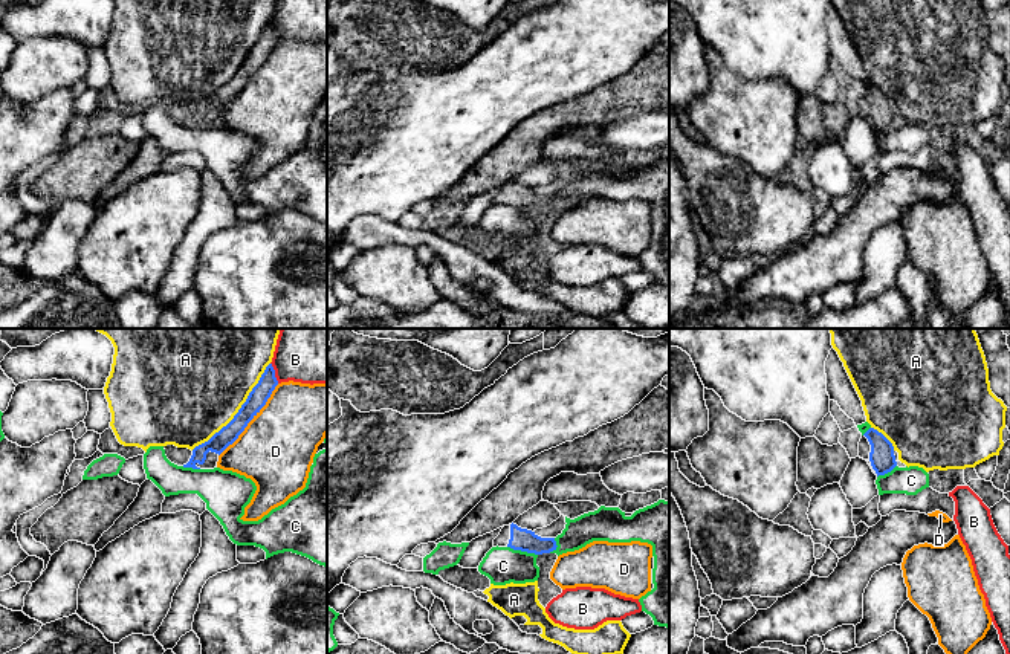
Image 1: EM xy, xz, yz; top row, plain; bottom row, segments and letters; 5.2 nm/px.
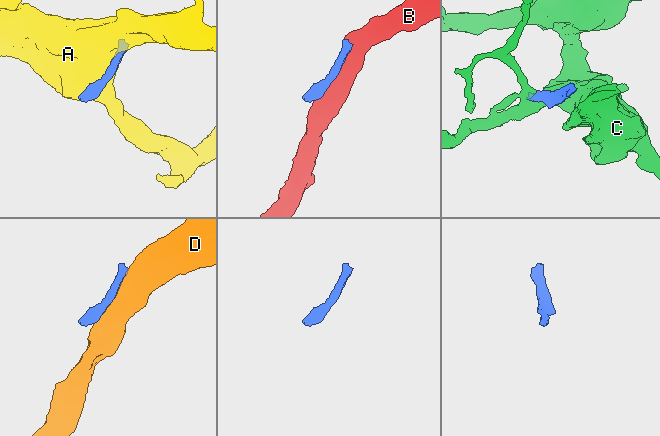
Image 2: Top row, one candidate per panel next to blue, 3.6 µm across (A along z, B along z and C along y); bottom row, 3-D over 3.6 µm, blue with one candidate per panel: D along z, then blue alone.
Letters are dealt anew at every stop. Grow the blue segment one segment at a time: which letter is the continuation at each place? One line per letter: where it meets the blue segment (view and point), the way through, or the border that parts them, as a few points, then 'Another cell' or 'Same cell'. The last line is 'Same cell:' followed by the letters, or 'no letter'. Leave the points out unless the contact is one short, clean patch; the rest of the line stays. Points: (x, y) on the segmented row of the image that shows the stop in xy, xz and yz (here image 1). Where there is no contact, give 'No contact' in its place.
A: Touches blue at xy (239, 411). Another cell
B: Touches blue at xy (274, 373). Another cell
C: Touches blue at xz (523, 550). Boundary: xz (508, 546), (537, 555). Another cell
D: Touches blue at xy (251, 419). Another cell
Same cell: no letter

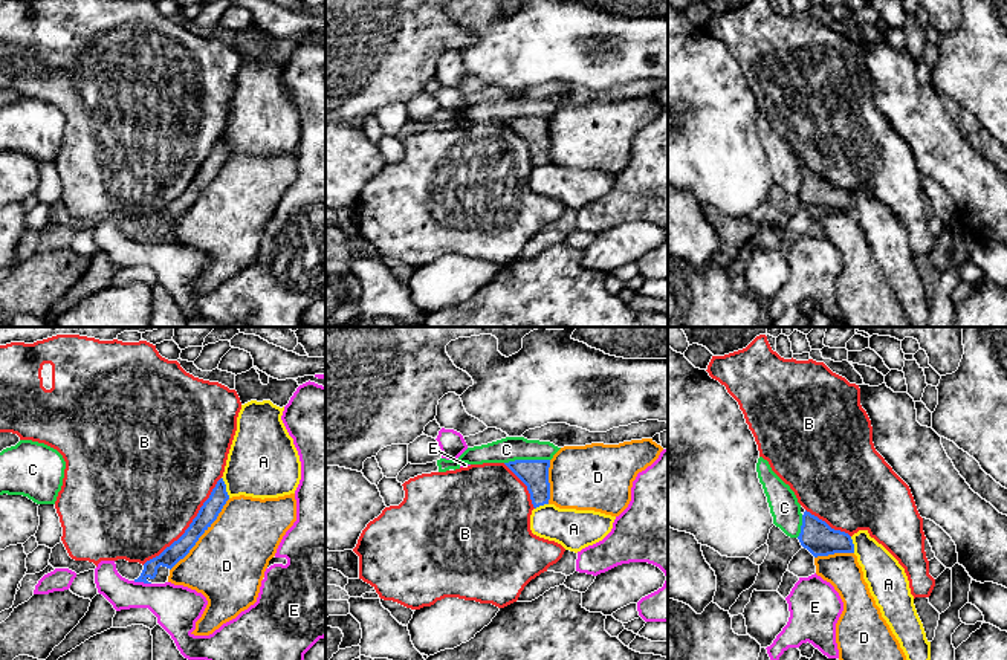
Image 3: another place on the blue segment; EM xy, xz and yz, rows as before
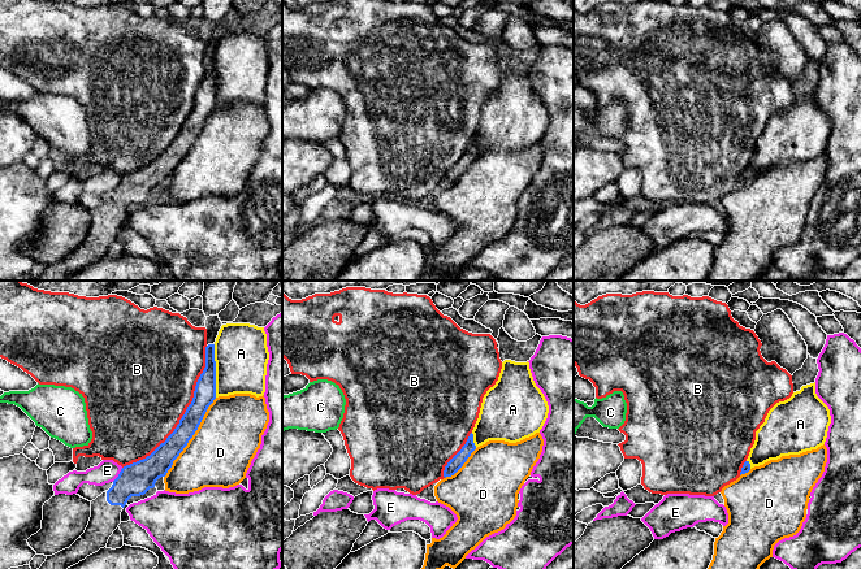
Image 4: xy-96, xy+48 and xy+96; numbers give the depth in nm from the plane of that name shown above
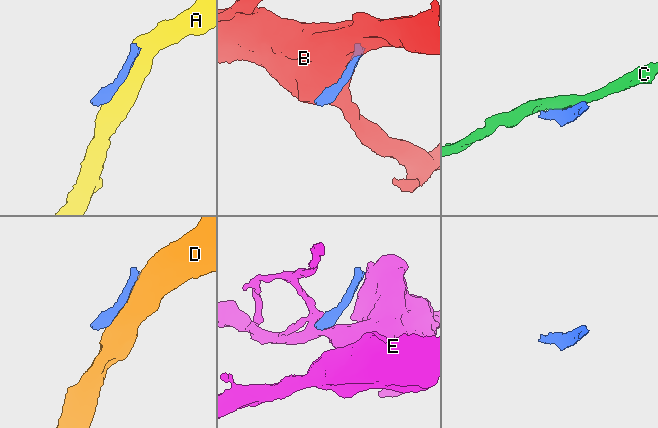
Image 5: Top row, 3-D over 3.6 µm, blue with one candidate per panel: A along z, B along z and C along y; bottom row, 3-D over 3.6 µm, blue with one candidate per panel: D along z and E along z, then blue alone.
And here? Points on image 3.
A: Touches blue at xy (225, 488). Another cell
B: Touches blue at xy (190, 526). Another cell
C: Touches blue at xz (526, 460). Another cell
D: Touches blue at xy (202, 533). Another cell
E: Touches blue at xy (142, 581). Boundary: xy (133, 581), (150, 584). Another cell
Same cell: no letter

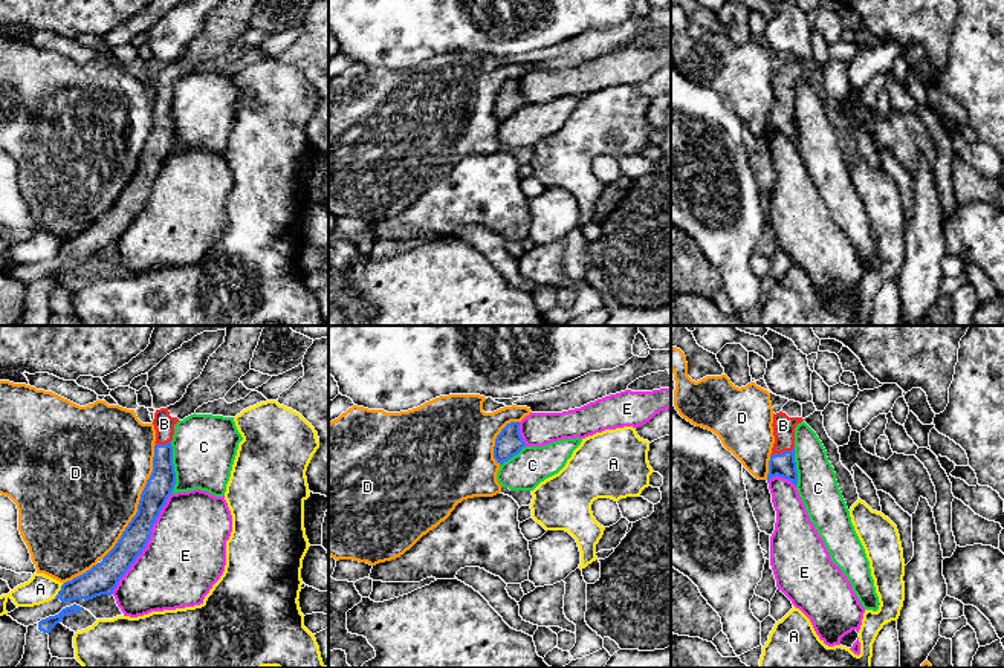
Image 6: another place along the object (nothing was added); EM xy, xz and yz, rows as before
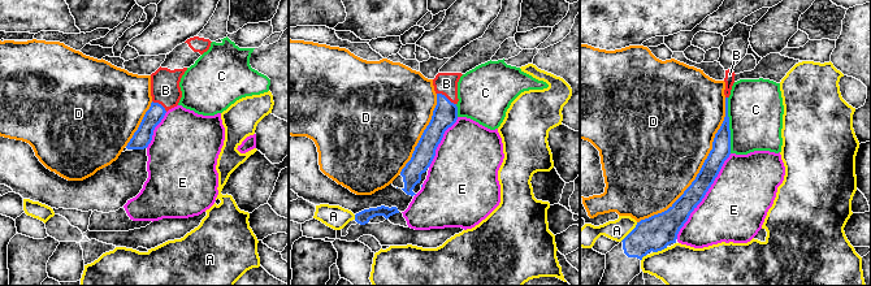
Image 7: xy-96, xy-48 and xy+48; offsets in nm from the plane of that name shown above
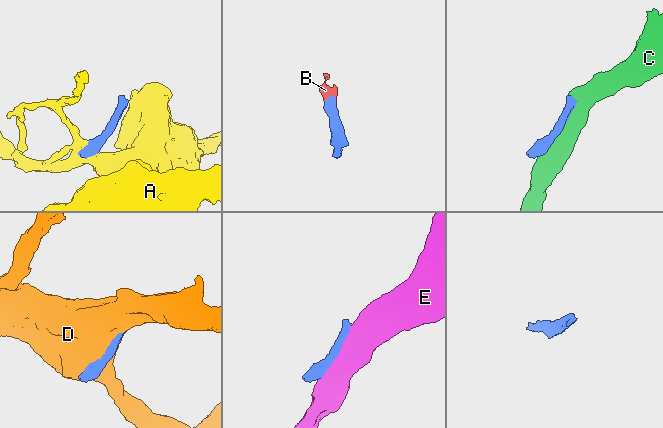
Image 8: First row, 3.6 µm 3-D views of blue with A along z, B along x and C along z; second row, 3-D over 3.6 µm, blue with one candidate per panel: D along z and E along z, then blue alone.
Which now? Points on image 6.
A: Touches blue at xy (58, 592). Boundary: xy (63, 584), (54, 598). Another cell
B: Touches blue at yz (784, 451). Path across: yz (783, 465), (784, 451), (783, 425). Same cell
C: Touches blue at xy (173, 468). Another cell
D: Touches blue at xy (139, 502). Another cell
E: Touches blue at xy (145, 544). Another cell
Same cell: B

